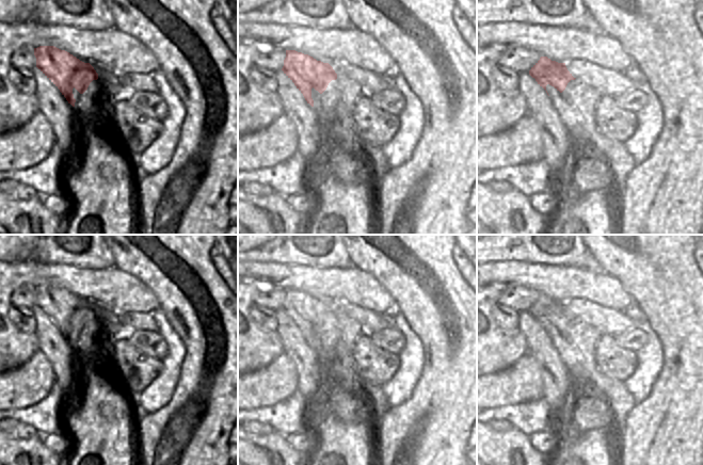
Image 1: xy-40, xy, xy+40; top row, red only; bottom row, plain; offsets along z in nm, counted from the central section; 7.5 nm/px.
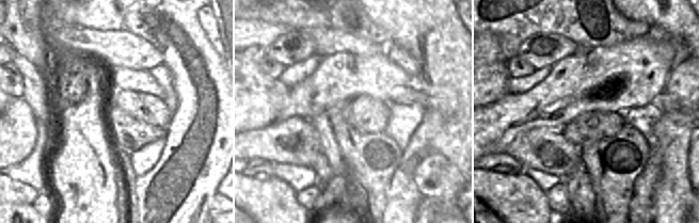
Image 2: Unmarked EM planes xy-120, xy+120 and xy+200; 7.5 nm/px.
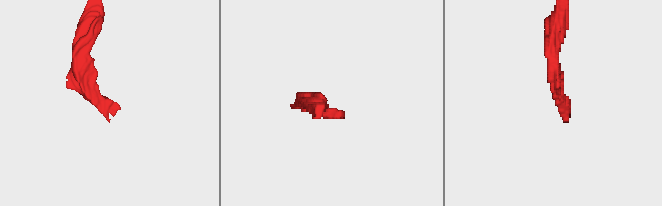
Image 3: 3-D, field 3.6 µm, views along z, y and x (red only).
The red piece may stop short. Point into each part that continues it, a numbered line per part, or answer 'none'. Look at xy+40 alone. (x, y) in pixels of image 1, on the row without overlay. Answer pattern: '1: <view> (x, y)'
1: xy+40 (576, 343)

